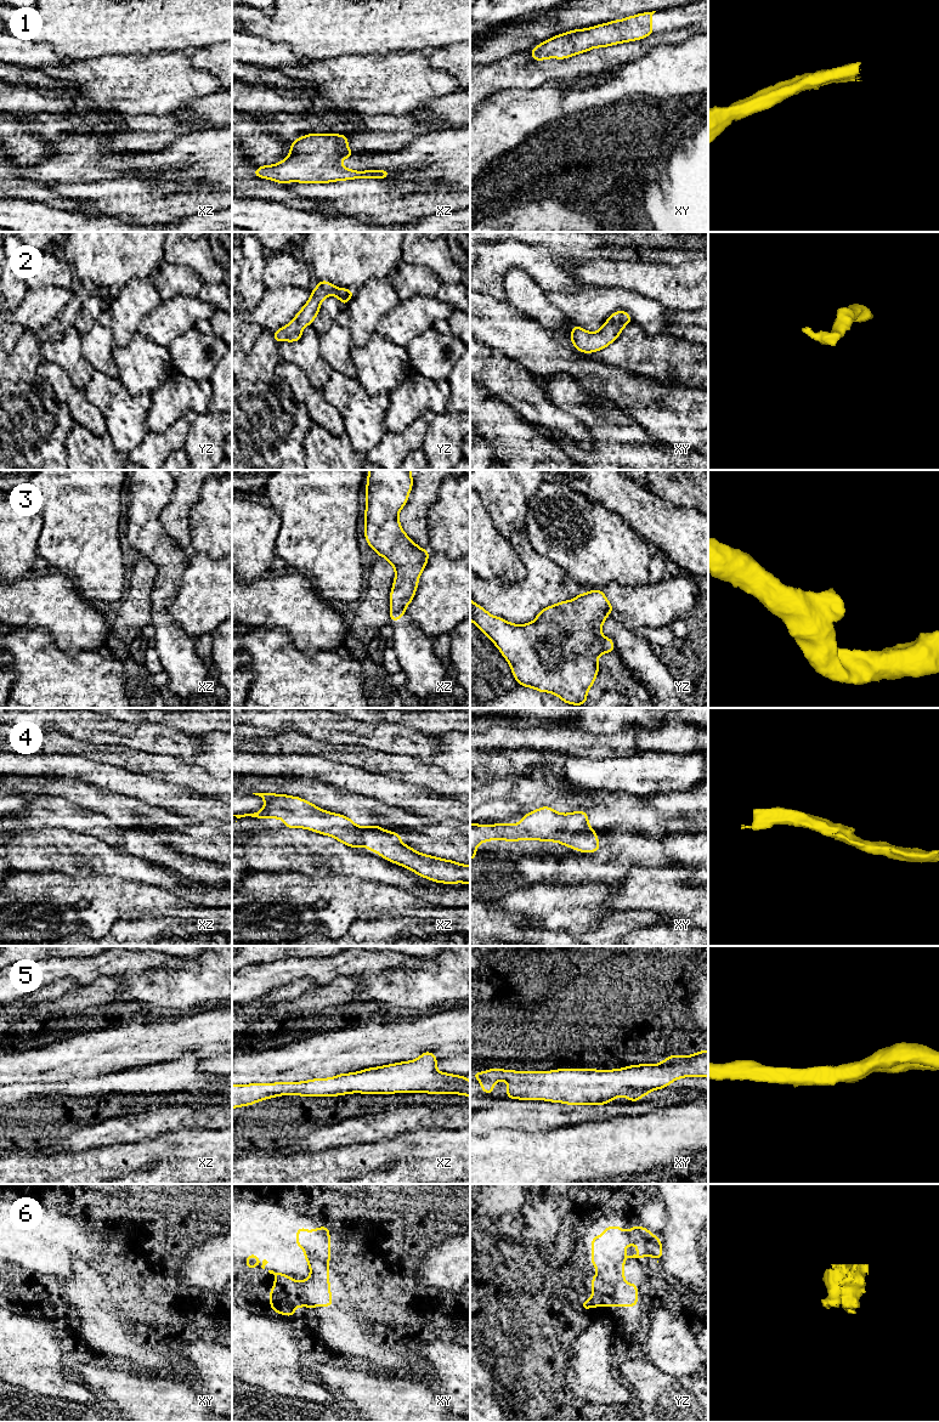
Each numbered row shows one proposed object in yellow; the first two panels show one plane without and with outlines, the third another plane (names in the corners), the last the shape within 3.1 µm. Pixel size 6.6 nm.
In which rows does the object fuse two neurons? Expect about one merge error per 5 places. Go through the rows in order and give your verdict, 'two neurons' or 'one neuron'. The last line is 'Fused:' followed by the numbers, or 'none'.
1: one neuron
2: one neuron
3: one neuron
4: one neuron
5: one neuron
6: one neuron
Fused: none

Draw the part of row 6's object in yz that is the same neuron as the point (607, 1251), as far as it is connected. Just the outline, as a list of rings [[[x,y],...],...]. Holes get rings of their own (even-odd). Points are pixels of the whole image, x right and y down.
[[[622,1226],[603,1229],[601,1236],[592,1237],[592,1264],[599,1271],[590,1280],[594,1294],[581,1303],[582,1309],[587,1311],[590,1307],[637,1307],[638,1285],[624,1282],[623,1263],[627,1258],[656,1258],[658,1263],[662,1254],[662,1241],[644,1226],[630,1226],[627,1234]],[[633,1242],[639,1253],[627,1256],[624,1248]]]

